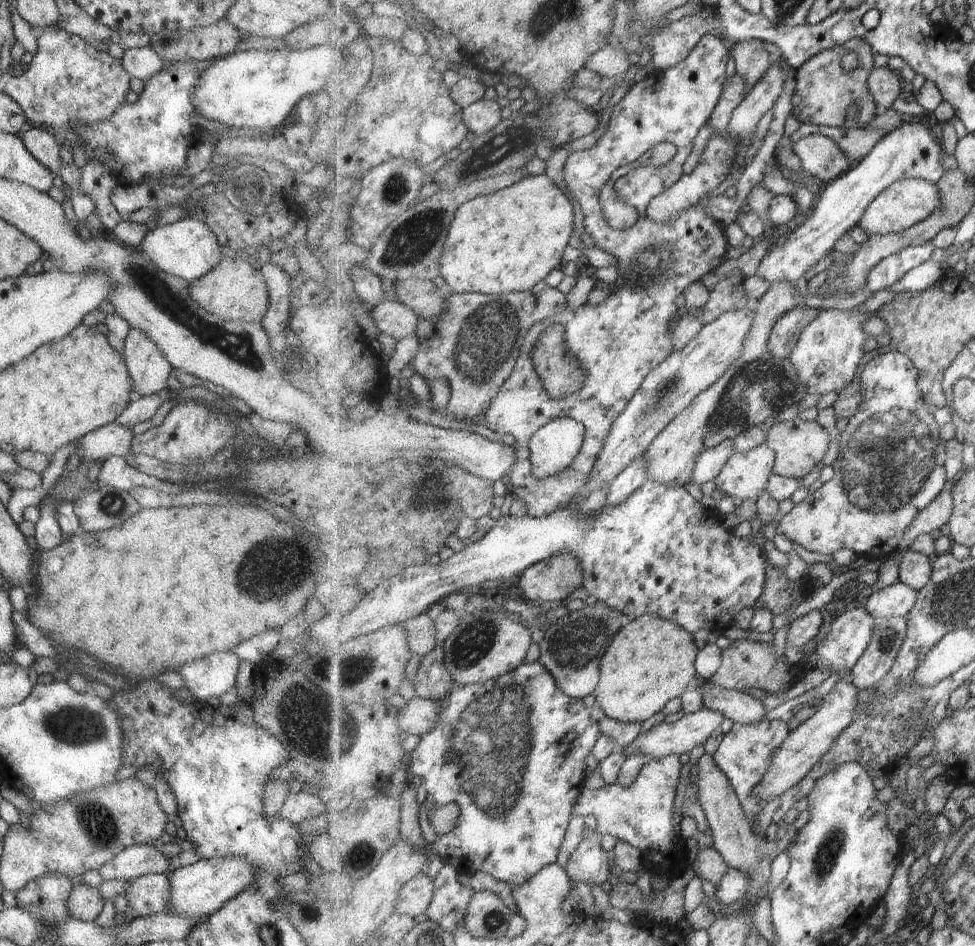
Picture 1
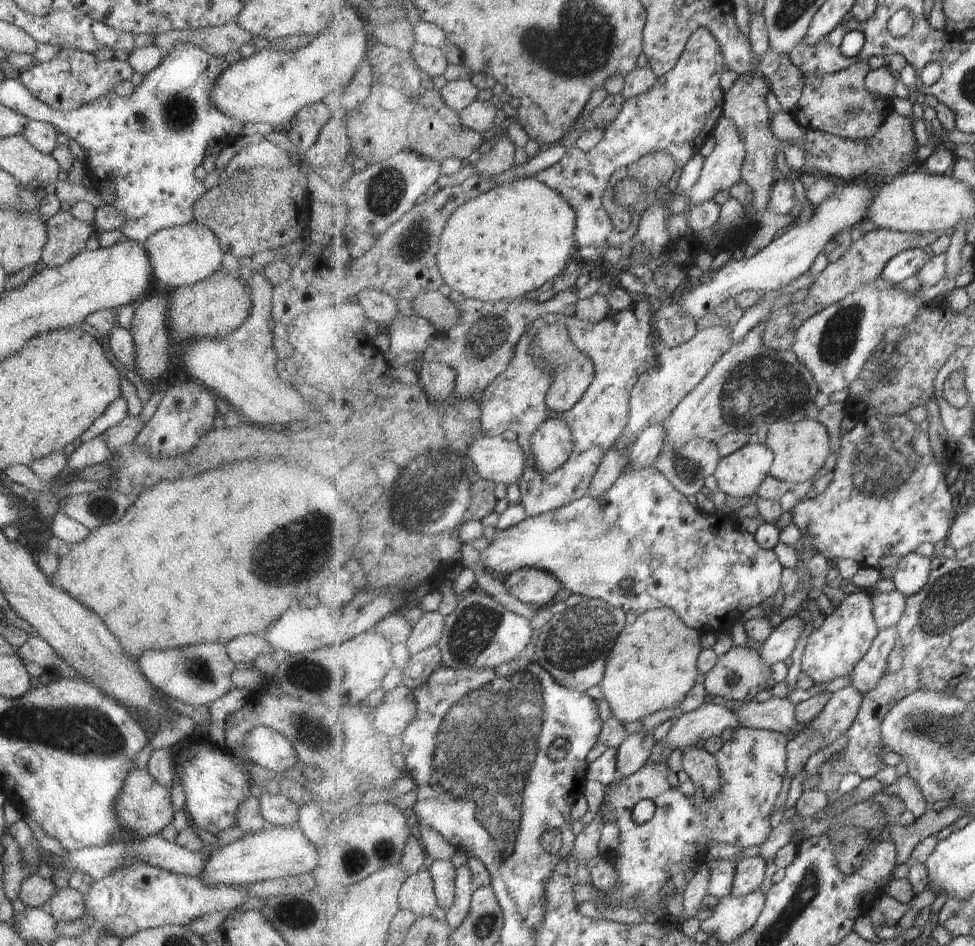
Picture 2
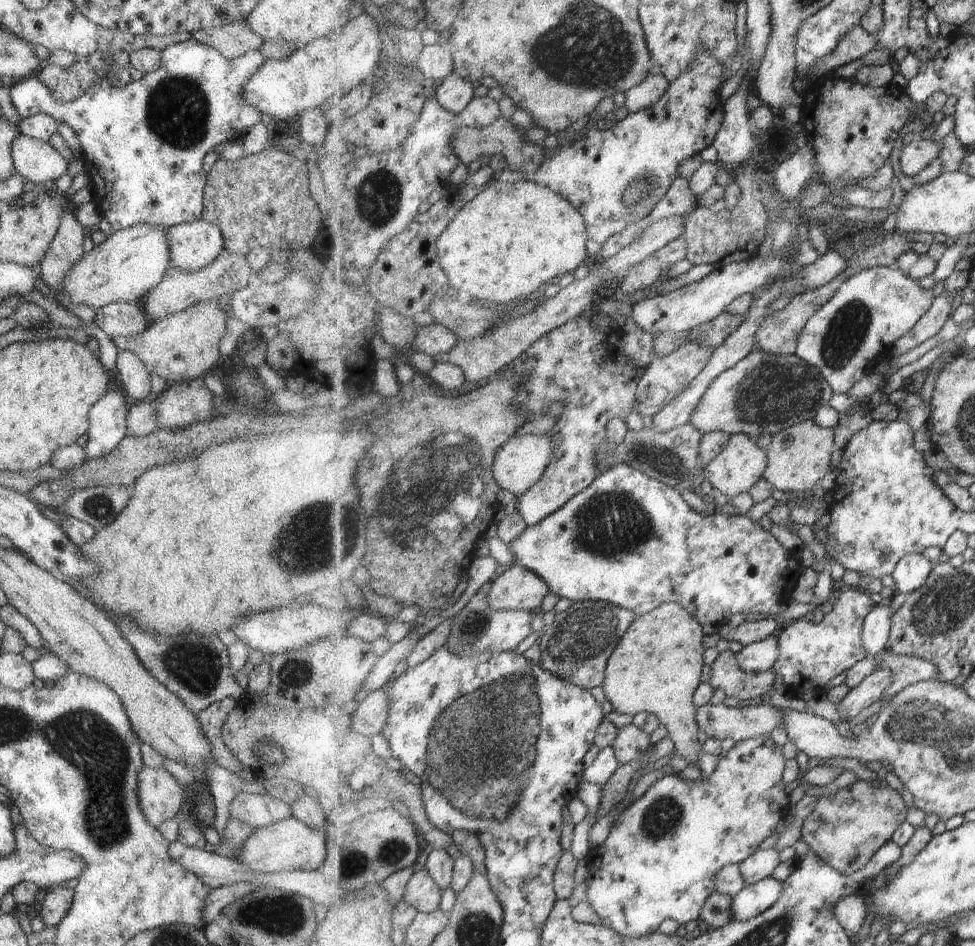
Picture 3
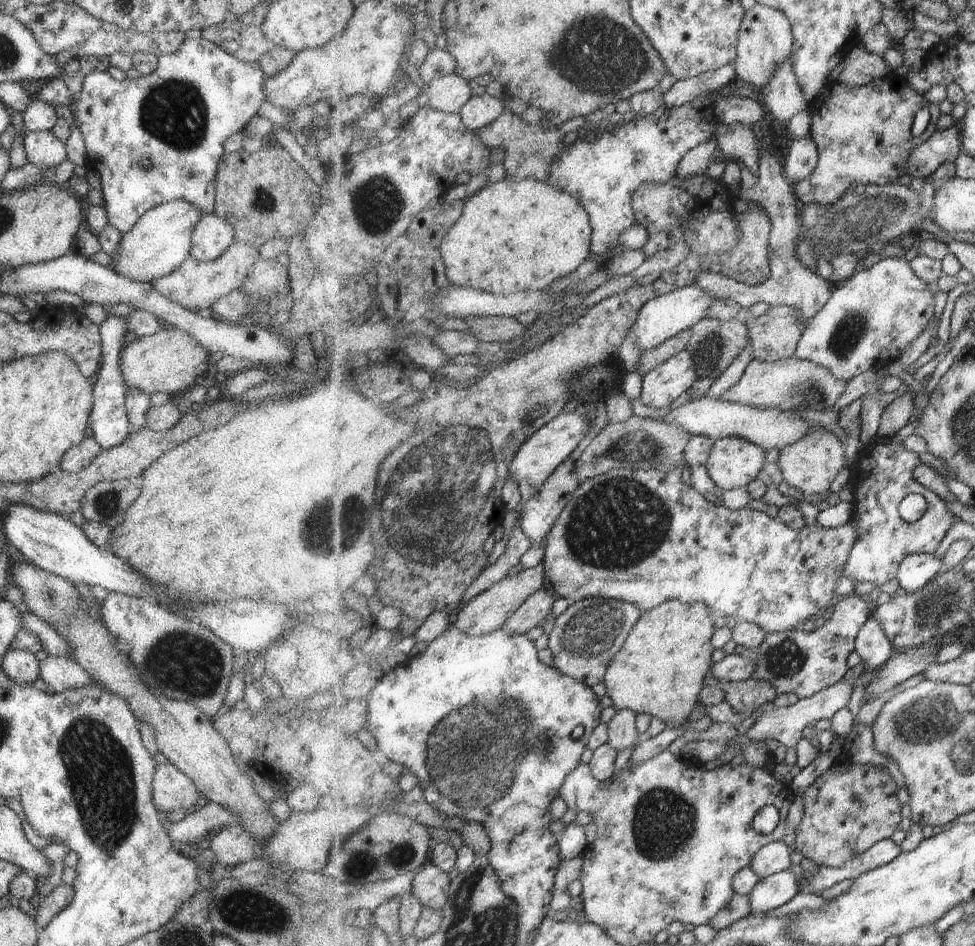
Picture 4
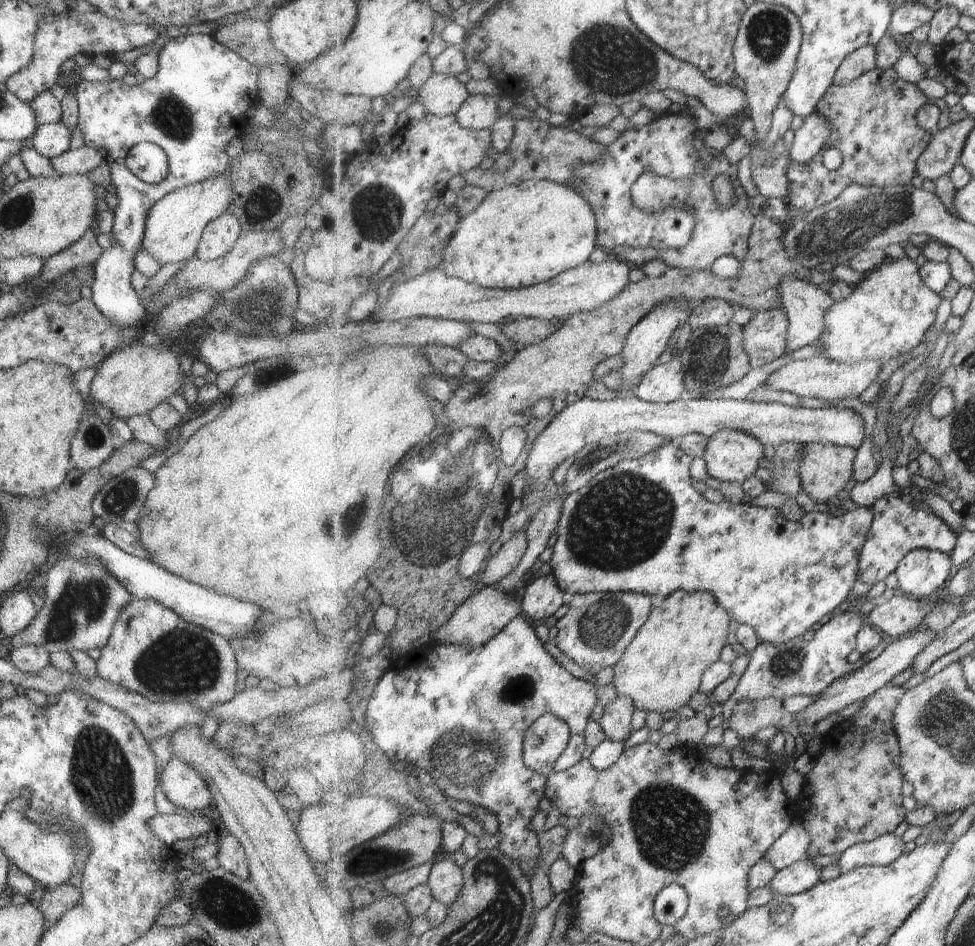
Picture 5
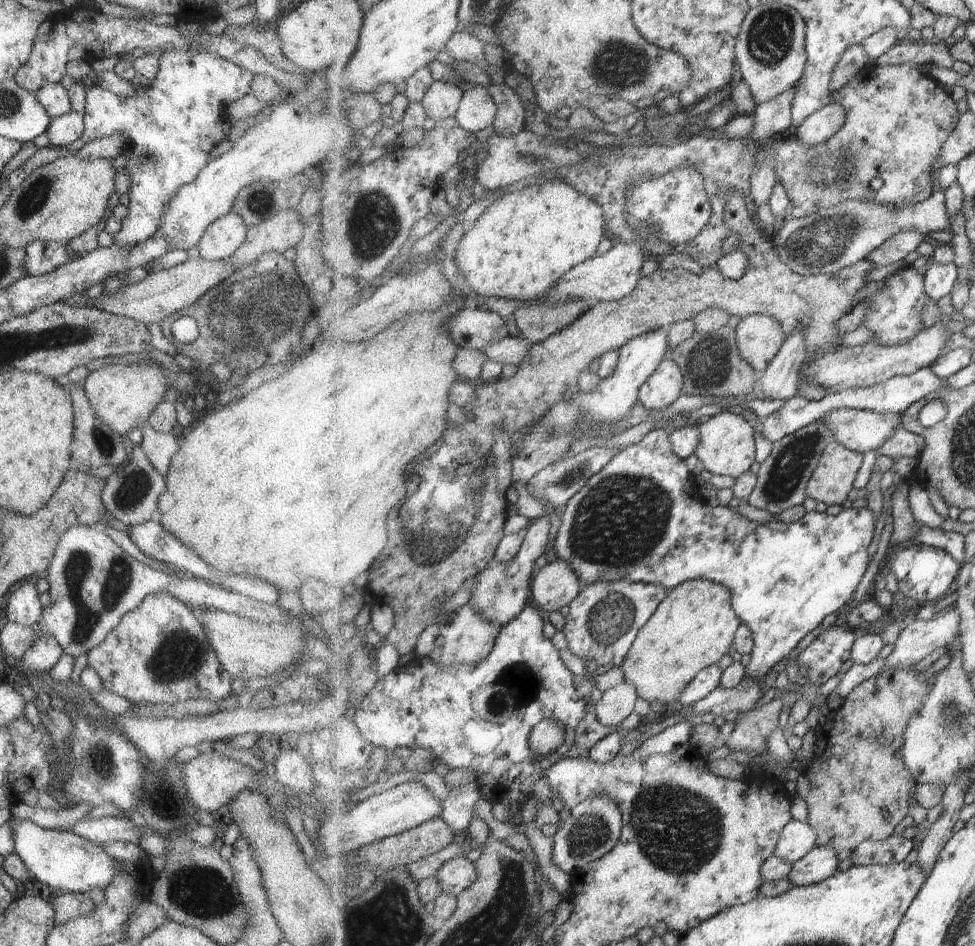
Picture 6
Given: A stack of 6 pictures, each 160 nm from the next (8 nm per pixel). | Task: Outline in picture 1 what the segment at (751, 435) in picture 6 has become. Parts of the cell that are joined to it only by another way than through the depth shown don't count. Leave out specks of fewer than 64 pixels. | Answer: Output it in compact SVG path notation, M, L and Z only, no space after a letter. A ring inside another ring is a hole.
M766 444L749 452L736 452L714 480L715 486L725 496L757 501L767 490L775 463L775 451Z

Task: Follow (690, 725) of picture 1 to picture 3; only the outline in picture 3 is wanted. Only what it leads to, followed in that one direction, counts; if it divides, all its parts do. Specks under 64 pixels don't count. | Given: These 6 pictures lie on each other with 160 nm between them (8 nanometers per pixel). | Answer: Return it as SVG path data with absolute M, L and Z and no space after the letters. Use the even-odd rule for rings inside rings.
M718 703L706 704L697 709L696 717L698 727L705 732L708 737L715 737L723 740L723 738L732 738L734 741L744 741L747 738L755 738L756 736L769 735L771 730L781 727L784 721L783 709L776 708L768 703L754 703L751 706L737 708L735 704Z

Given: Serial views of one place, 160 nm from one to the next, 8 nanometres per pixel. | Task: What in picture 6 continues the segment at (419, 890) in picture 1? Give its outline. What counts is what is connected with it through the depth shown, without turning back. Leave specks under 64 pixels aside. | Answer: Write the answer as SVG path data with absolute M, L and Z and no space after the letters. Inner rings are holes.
M457 857L450 860L437 874L444 892L457 896L466 891L478 879L476 866L471 860Z

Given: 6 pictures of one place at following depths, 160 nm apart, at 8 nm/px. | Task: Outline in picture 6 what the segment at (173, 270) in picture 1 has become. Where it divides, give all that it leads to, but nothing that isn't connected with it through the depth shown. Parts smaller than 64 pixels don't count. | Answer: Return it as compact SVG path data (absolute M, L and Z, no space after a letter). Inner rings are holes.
M231 212L207 225L196 244L199 257L208 261L229 258L230 254L245 240L246 230L240 216Z

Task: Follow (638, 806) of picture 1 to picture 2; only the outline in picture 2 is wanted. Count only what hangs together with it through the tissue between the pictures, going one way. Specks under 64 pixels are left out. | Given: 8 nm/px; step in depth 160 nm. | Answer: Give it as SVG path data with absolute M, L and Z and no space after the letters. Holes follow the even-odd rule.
M737 726L731 731L730 738L723 743L723 748L716 754L718 767L722 772L724 787L717 796L718 800L705 800L697 809L693 801L689 800L683 792L676 790L667 780L669 766L667 763L647 763L639 772L626 779L620 778L607 788L600 810L605 823L615 822L619 832L619 846L615 848L615 864L620 880L618 884L605 893L611 897L610 901L603 902L603 907L623 907L617 904L626 902L623 908L637 909L645 913L646 921L651 921L651 908L657 903L664 903L664 898L671 894L683 894L689 882L693 880L695 872L701 863L705 863L706 852L709 846L726 842L737 848L747 846L761 846L771 836L771 814L773 806L779 798L783 780L785 780L786 762L788 759L788 737L781 731L769 729L747 728ZM641 800L651 800L656 807L654 816L646 823L637 824L633 820L633 808ZM692 803L692 804L691 804ZM633 896L638 896L636 905L628 904ZM649 906L649 909L647 909Z

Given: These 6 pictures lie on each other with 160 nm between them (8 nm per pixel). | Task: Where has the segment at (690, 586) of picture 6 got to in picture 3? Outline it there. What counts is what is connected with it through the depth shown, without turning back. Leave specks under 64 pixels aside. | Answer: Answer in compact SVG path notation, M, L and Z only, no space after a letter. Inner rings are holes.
M663 603L647 614L637 616L619 640L608 660L602 688L606 700L618 713L653 713L667 728L678 754L698 768L703 748L697 743L700 731L694 696L701 682L704 655L702 624L679 603Z

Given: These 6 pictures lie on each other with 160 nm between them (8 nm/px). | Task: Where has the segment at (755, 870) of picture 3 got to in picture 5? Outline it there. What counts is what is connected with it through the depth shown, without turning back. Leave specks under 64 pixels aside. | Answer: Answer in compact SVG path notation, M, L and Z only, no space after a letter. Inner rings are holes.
M793 824L767 851L764 860L770 862L773 868L782 871L796 862L807 860L811 843L811 837L803 824Z

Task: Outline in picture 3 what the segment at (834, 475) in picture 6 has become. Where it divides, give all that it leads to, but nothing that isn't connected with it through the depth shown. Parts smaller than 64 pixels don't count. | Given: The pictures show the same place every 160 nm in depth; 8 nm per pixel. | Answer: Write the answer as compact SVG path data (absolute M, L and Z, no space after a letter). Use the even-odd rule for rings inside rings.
M810 420L776 433L767 447L769 464L764 478L776 489L801 493L812 492L811 490L818 486L817 482L825 478L829 468L832 468L831 456L836 450L833 429L817 426L813 420Z

